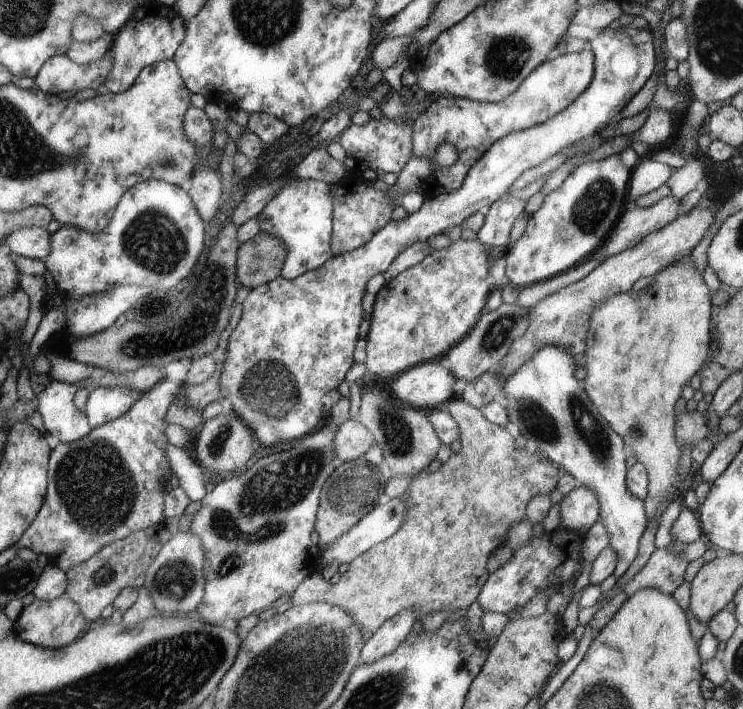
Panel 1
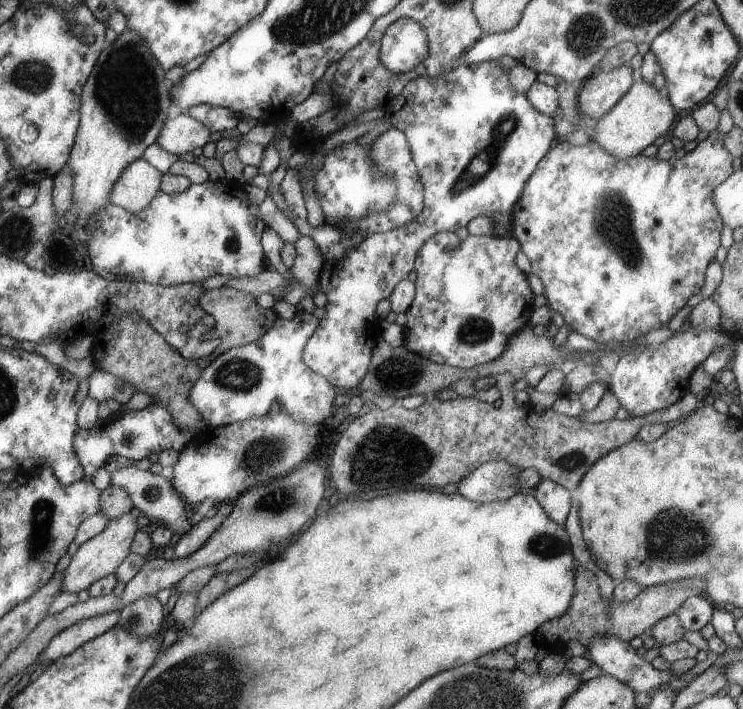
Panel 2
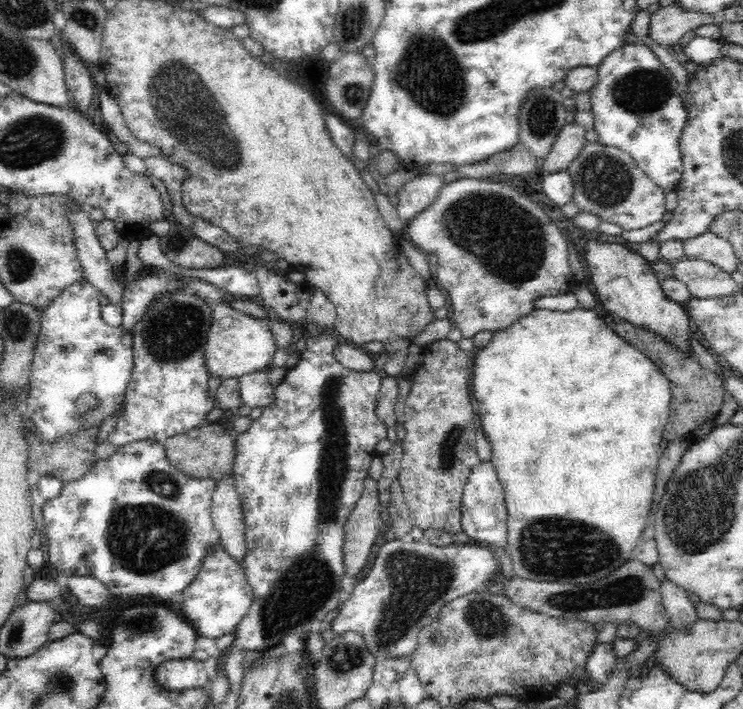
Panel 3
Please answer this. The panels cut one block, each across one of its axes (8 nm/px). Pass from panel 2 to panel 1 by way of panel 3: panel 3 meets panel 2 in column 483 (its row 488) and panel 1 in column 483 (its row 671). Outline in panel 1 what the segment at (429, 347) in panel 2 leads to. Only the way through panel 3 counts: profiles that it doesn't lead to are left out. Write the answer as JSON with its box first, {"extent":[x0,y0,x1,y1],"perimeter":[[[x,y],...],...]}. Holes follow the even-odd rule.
{"extent":[477,195,526,247],"perimeter":[[[502,195],[490,206],[484,224],[477,232],[477,239],[489,247],[506,245],[510,240],[510,228],[524,212],[526,203],[522,198]]]}

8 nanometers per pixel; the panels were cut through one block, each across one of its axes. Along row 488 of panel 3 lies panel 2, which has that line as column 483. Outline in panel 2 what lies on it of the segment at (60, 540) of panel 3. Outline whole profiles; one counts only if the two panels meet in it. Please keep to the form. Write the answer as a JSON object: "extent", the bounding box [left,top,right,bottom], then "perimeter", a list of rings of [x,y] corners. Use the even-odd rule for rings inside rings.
{"extent":[304,60,556,390],"perimeter":[[[491,60],[480,64],[458,65],[452,68],[450,72],[447,72],[444,77],[439,77],[438,81],[428,80],[426,77],[415,78],[406,84],[400,102],[387,113],[389,124],[394,128],[400,129],[407,137],[412,156],[415,157],[416,168],[419,169],[421,180],[424,184],[426,196],[423,199],[423,211],[420,212],[416,220],[404,224],[403,227],[397,229],[366,235],[364,240],[360,241],[354,248],[351,248],[351,251],[348,251],[340,260],[326,259],[322,265],[318,286],[327,298],[325,304],[326,313],[319,320],[319,326],[316,327],[315,334],[311,336],[306,344],[306,348],[304,348],[304,361],[306,361],[314,373],[324,377],[328,382],[335,385],[336,388],[340,388],[340,390],[352,390],[352,388],[358,387],[366,376],[368,367],[371,364],[372,351],[375,348],[375,344],[381,338],[379,328],[381,320],[376,315],[376,306],[378,306],[380,300],[389,298],[391,292],[395,290],[395,287],[399,283],[402,283],[404,279],[408,279],[408,274],[415,268],[415,260],[423,244],[441,231],[453,233],[458,228],[467,226],[477,216],[510,213],[514,210],[515,204],[522,198],[524,185],[530,180],[531,174],[539,166],[539,163],[546,158],[548,151],[551,150],[554,136],[556,136],[556,132],[554,132],[554,119],[546,116],[544,113],[540,114],[540,111],[534,107],[531,101],[528,100],[528,97],[524,93],[519,93],[512,86],[509,72],[510,70],[503,67],[497,60]]]}

